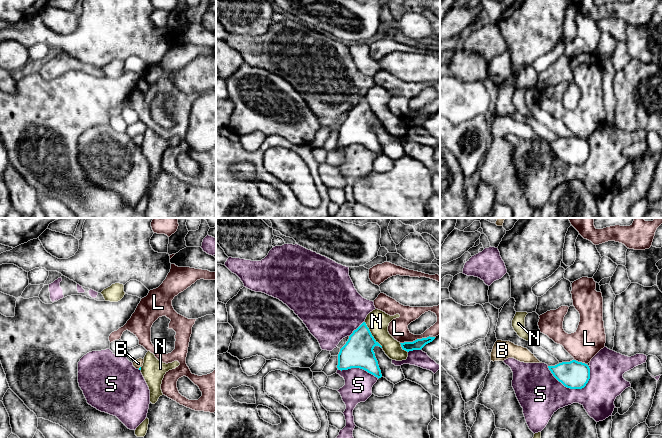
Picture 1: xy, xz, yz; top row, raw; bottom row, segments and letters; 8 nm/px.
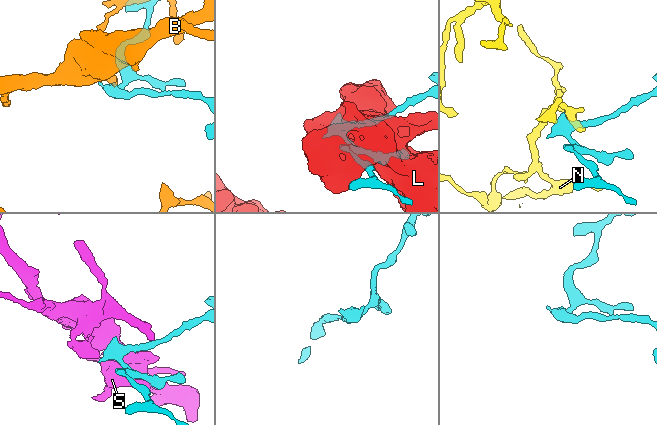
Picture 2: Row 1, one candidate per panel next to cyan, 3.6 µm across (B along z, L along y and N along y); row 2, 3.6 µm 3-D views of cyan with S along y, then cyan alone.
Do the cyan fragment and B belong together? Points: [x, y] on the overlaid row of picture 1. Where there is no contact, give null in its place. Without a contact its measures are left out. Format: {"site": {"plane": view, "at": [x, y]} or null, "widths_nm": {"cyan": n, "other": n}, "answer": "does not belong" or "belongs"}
{"site": null, "answer": "belongs"}

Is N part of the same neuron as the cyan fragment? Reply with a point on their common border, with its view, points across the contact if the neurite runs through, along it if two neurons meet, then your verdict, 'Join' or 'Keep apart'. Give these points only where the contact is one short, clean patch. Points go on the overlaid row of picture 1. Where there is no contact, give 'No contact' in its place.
Touches cyan at xz (371, 335). Keep apart

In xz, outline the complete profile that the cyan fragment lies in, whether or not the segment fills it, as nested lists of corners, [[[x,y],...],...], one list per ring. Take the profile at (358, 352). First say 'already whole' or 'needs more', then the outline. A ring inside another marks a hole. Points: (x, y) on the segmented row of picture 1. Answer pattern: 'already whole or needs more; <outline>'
already whole; [[[363,322],[349,336],[346,344],[338,354],[338,370],[360,368],[374,375],[382,377],[378,361],[373,351],[375,346],[382,346],[374,339],[366,323]]]

